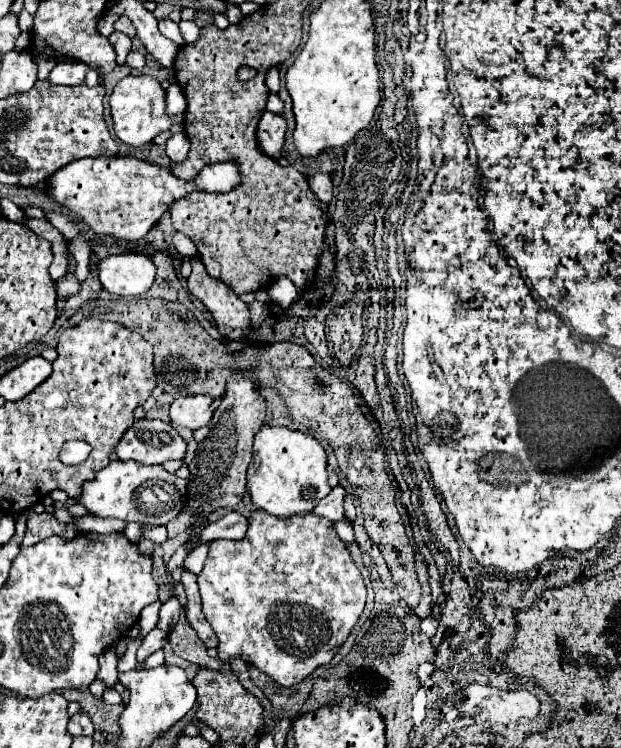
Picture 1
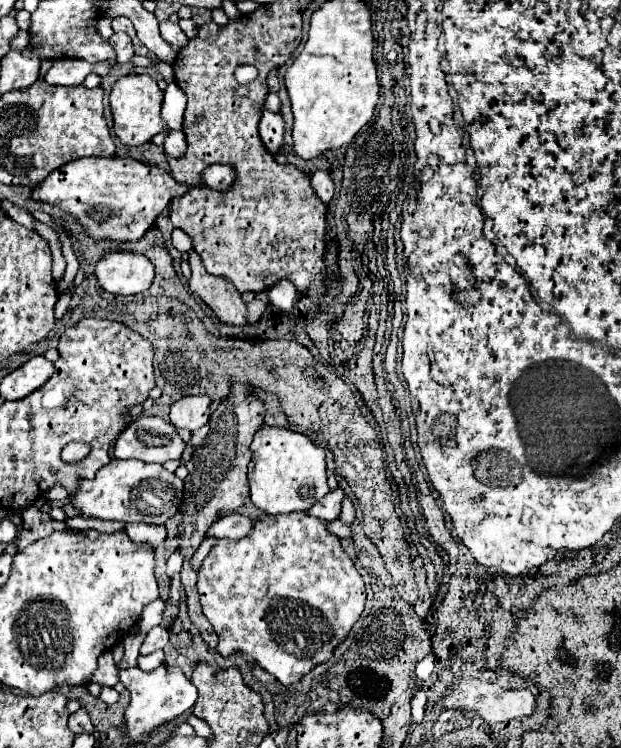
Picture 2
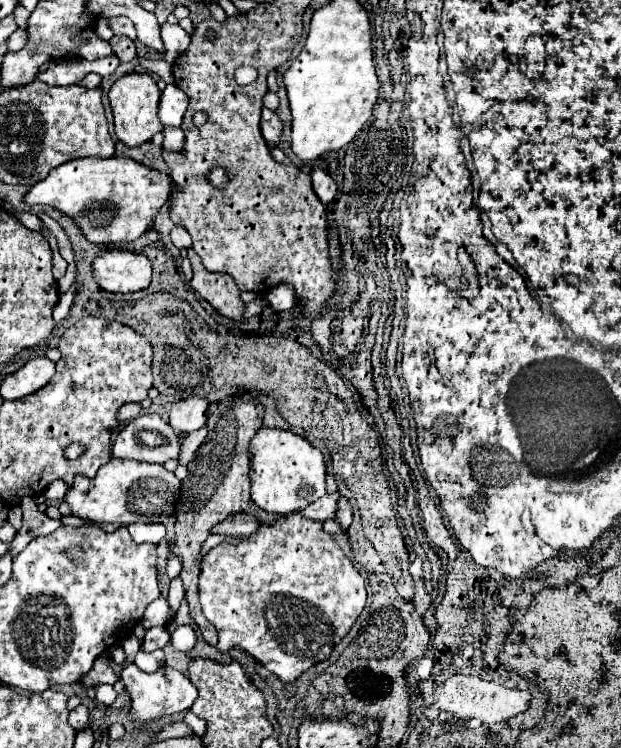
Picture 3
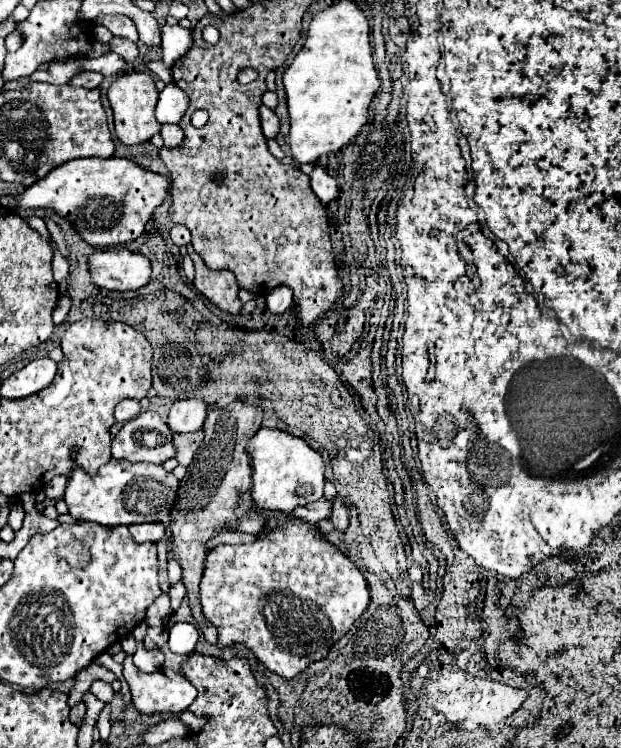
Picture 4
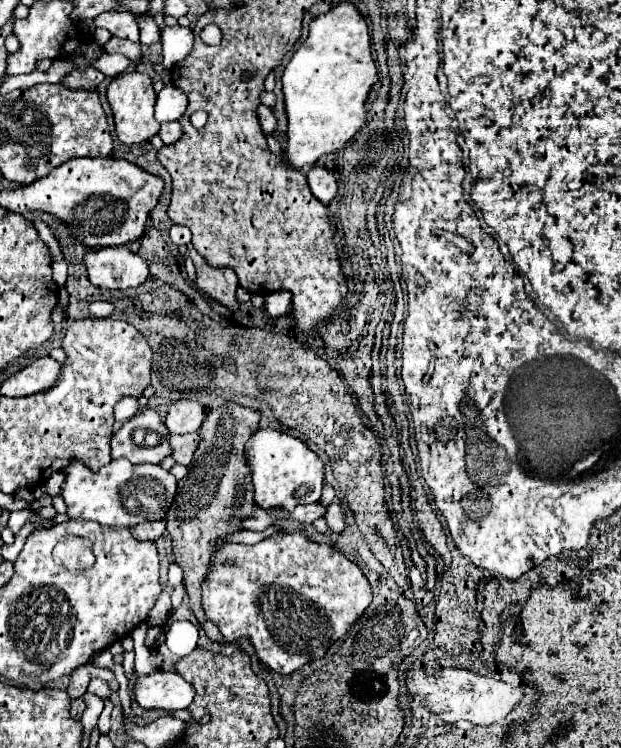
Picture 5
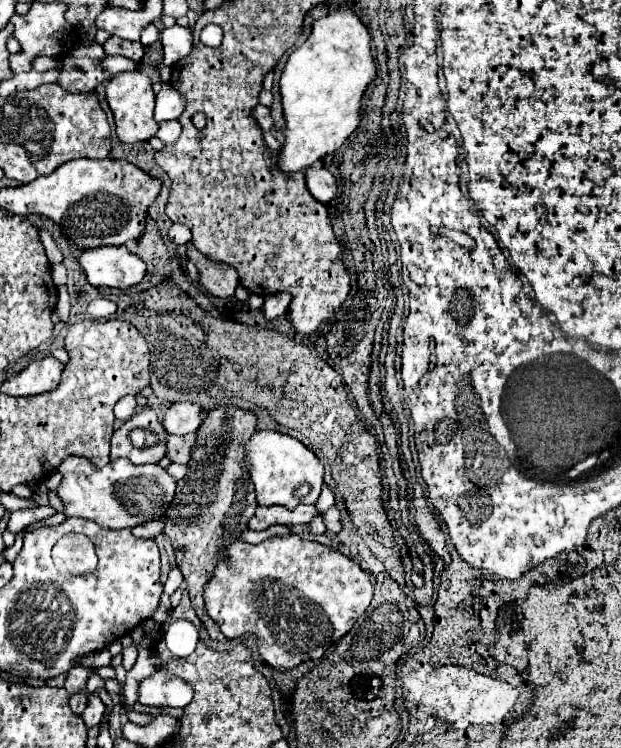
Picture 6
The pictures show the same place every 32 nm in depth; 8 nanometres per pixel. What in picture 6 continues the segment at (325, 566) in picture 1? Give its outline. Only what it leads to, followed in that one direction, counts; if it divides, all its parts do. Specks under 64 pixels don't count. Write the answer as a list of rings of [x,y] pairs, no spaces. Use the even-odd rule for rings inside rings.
[[[292,534],[288,538],[272,536],[260,544],[230,544],[226,558],[218,562],[214,578],[204,588],[204,602],[208,616],[220,626],[226,638],[254,632],[262,660],[276,670],[288,670],[304,660],[320,660],[326,648],[338,640],[338,628],[352,626],[370,606],[372,592],[370,578],[354,560],[320,542],[302,540]]]

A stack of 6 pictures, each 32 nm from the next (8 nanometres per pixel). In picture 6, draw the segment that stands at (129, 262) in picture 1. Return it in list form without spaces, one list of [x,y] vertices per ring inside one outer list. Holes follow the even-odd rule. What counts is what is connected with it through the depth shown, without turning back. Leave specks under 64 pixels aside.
[[[126,246],[120,248],[92,248],[92,250],[84,250],[78,256],[78,264],[82,266],[88,282],[92,286],[110,286],[110,288],[128,288],[134,286],[142,280],[144,272],[146,272],[146,264],[132,252],[126,250]]]

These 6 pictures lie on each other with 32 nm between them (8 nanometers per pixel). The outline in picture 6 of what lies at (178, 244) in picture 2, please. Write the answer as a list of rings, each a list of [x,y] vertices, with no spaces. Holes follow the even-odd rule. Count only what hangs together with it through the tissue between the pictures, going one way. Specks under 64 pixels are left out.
[[[172,224],[172,228],[168,230],[168,238],[174,244],[186,244],[186,242],[191,241],[192,234],[190,228],[186,228],[184,224]]]

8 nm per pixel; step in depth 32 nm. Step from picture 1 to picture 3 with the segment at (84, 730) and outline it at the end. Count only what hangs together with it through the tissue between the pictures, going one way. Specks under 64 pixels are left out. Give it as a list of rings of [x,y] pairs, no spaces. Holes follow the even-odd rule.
[[[78,706],[78,708],[74,708],[74,710],[70,712],[68,722],[70,722],[72,728],[76,728],[76,730],[86,728],[86,726],[88,726],[88,708],[86,708],[86,706]]]

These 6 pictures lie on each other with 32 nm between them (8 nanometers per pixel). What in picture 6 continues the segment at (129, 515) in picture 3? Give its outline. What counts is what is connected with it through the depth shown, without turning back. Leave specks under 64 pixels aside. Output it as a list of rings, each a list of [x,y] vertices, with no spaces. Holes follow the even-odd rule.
[[[66,456],[57,471],[62,474],[58,498],[64,504],[64,516],[92,520],[104,528],[134,528],[148,520],[160,518],[174,498],[176,480],[158,464],[134,466],[130,460],[118,458],[98,468],[84,456]],[[88,476],[88,480],[84,480]]]

